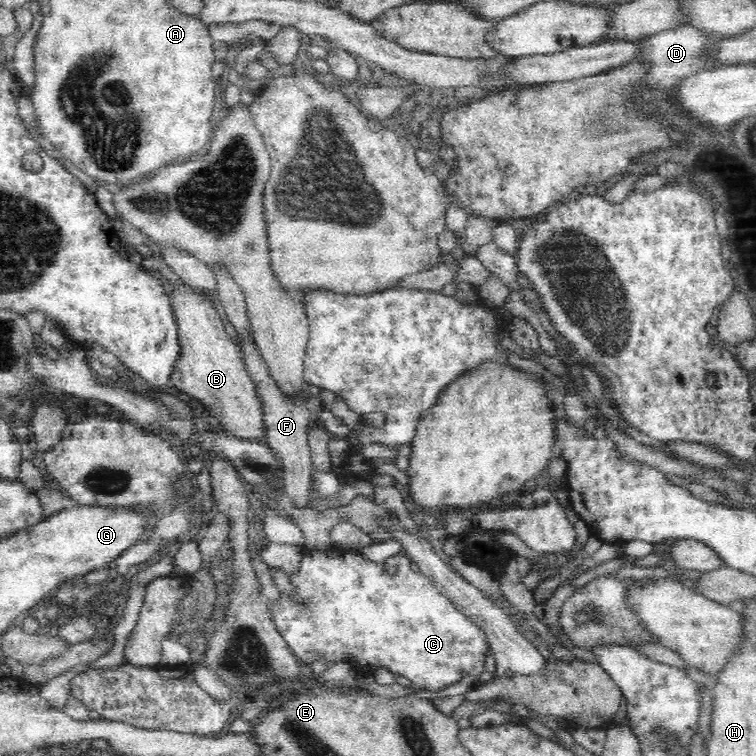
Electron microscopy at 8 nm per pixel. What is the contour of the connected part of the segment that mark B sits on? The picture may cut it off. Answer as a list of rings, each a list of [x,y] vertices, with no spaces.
[[[190,285],[172,286],[167,294],[178,328],[179,358],[170,373],[170,382],[183,392],[201,402],[223,427],[227,436],[246,441],[266,437],[261,399],[255,381],[247,373],[242,360],[241,347],[226,334],[222,318],[214,302],[205,293]]]

